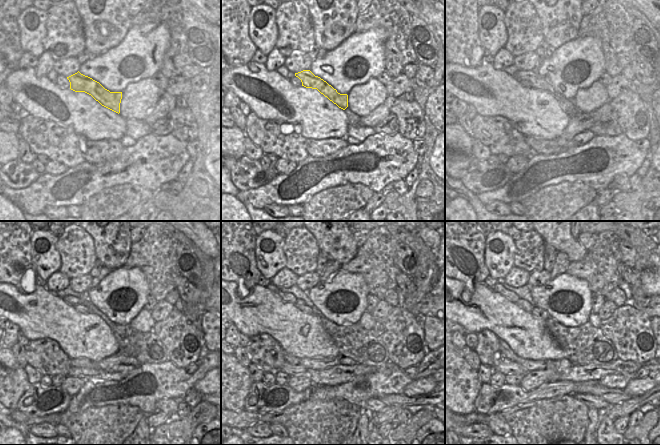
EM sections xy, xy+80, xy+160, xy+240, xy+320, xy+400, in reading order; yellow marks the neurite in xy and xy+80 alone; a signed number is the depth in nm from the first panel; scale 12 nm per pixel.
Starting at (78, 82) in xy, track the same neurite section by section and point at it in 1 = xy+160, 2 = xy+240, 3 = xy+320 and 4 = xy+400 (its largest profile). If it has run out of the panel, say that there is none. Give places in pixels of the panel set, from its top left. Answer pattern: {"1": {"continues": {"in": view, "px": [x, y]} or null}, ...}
{"1": {"continues": {"in": "xy+160", "px": [536, 81]}}, "2": {"continues": {"in": "xy+240", "px": [72, 300]}}, "3": {"continues": {"in": "xy+320", "px": [288, 297]}}, "4": {"continues": {"in": "xy+400", "px": [498, 288]}}}

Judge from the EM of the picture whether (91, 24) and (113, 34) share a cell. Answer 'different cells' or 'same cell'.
same cell

